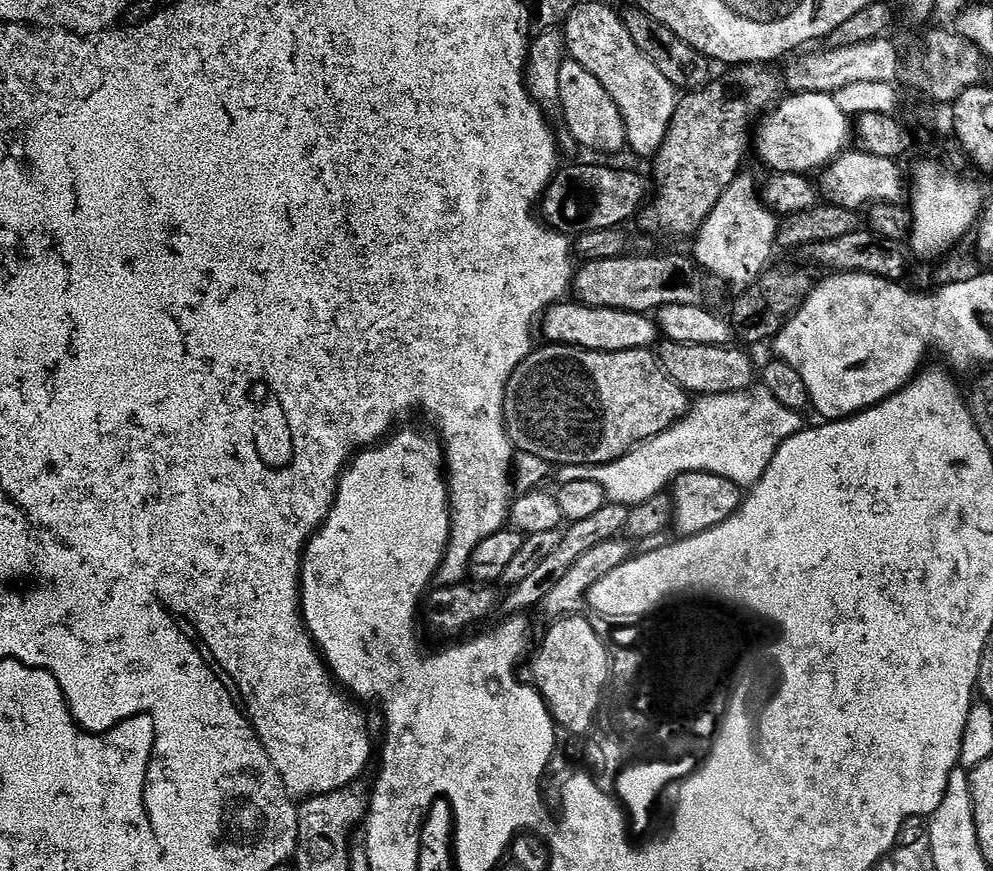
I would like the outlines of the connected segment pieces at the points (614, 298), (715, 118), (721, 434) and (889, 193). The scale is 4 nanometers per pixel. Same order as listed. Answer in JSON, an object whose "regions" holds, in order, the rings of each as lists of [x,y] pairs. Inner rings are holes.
{"regions":[[[[656,256],[654,258],[600,259],[585,261],[575,271],[570,285],[573,299],[588,308],[614,309],[645,313],[662,306],[703,305],[704,280],[696,261],[684,256]]],[[[741,64],[733,67],[724,76],[721,84],[713,88],[693,91],[677,103],[662,146],[654,153],[652,180],[656,183],[656,197],[649,199],[639,213],[640,228],[644,232],[677,232],[680,236],[695,237],[726,188],[742,171],[740,163],[750,152],[750,133],[754,128],[752,116],[760,118],[777,103],[782,84],[773,69],[759,64]]],[[[753,386],[747,392],[706,396],[699,403],[697,408],[695,405],[677,424],[672,425],[652,440],[639,444],[622,458],[609,464],[589,467],[586,472],[587,479],[597,483],[611,503],[625,506],[646,503],[656,498],[683,472],[709,472],[718,474],[734,484],[751,486],[759,482],[762,474],[766,474],[774,454],[786,442],[786,438],[790,438],[803,429],[806,424],[800,412],[791,412],[789,408],[782,406],[782,402],[774,399],[768,393],[768,389],[763,386]]],[[[859,150],[845,151],[819,173],[819,195],[833,207],[854,213],[878,204],[899,205],[899,200],[906,196],[906,172],[900,166],[890,158],[874,158],[872,154]]]]}

